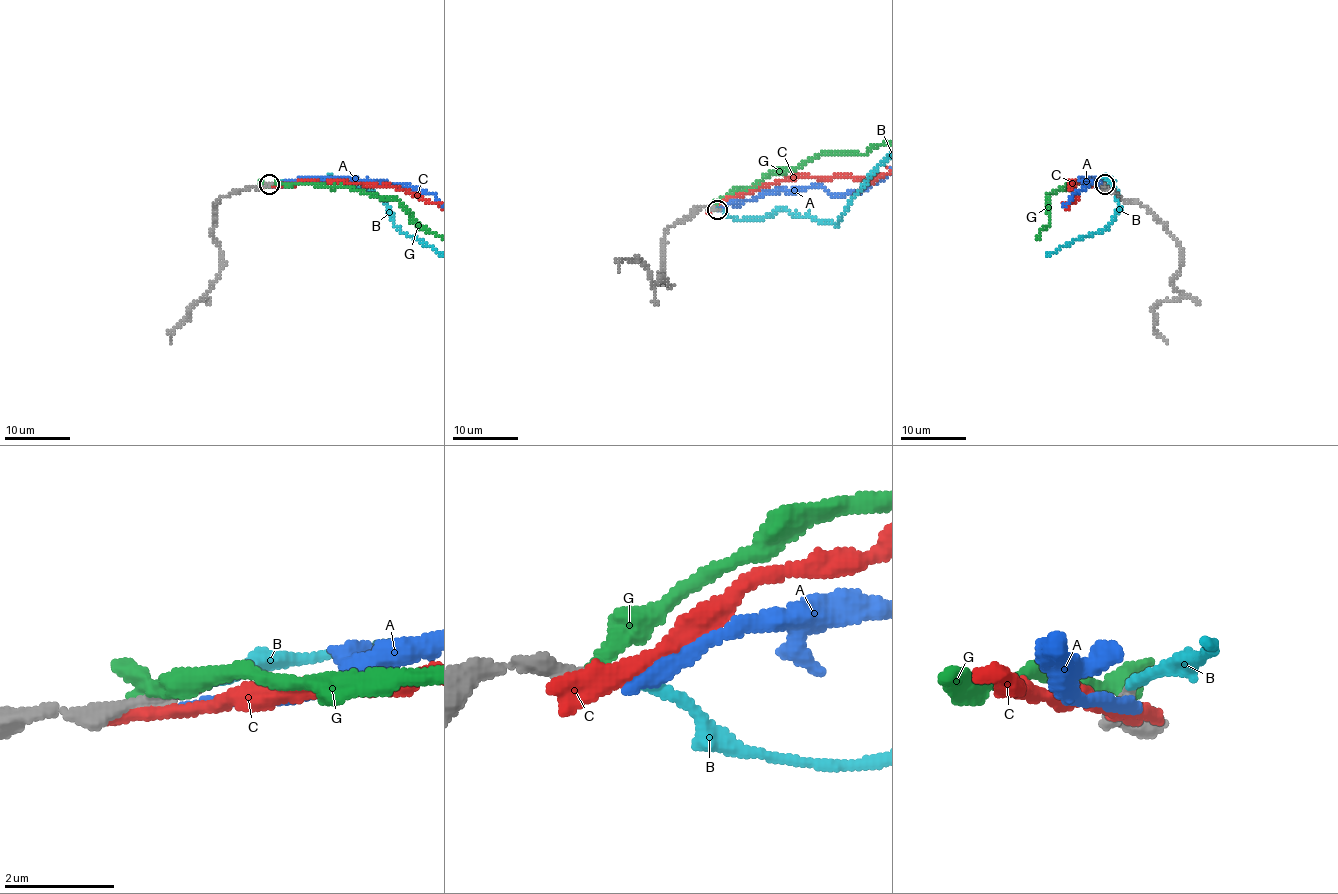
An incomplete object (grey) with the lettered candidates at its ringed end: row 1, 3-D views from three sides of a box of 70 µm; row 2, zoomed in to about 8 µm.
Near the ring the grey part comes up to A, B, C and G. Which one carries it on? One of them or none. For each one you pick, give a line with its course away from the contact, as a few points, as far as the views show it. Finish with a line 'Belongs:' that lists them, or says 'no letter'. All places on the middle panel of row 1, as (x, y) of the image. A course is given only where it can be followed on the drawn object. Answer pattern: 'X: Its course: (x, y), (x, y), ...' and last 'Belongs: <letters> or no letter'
Belongs: B

